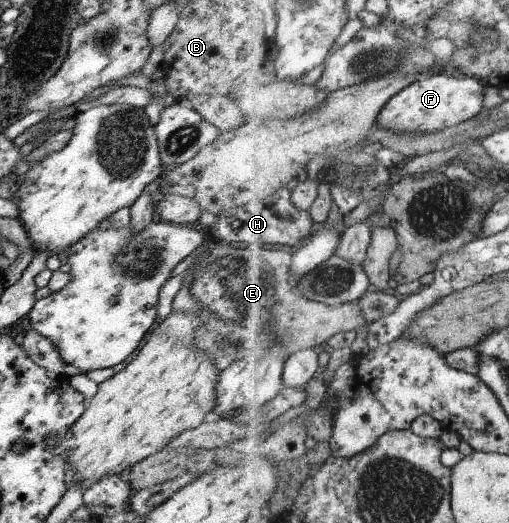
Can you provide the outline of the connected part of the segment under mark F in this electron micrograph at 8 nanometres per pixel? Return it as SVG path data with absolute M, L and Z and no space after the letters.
M442 71L420 79L393 96L381 110L377 124L397 133L435 133L476 118L484 108L485 84L476 77L452 78Z

